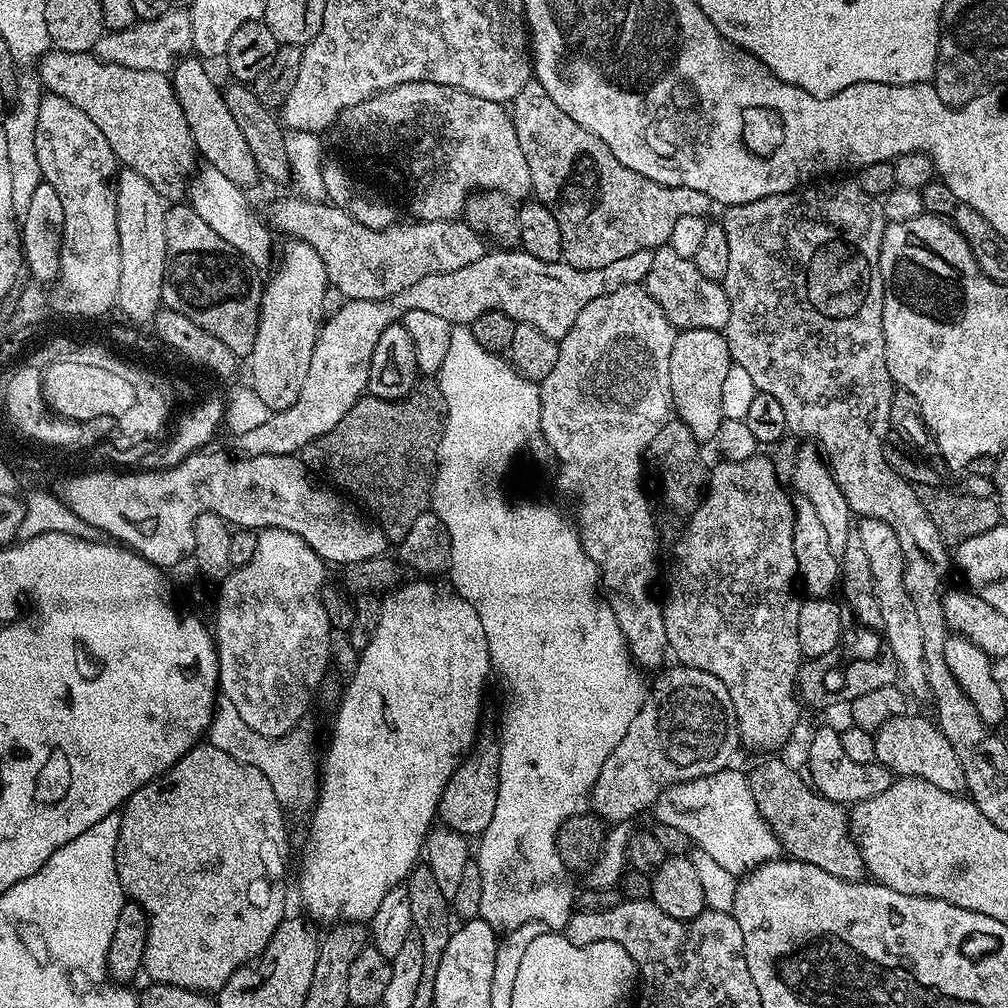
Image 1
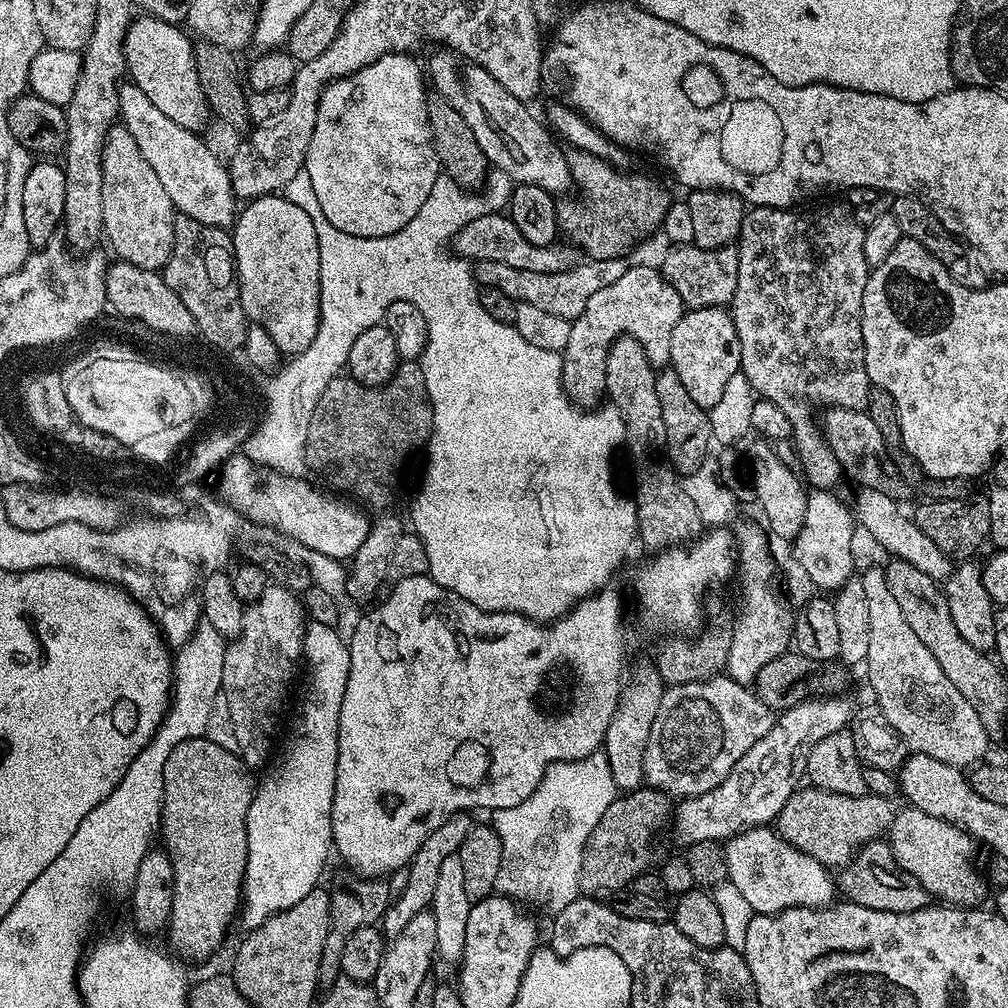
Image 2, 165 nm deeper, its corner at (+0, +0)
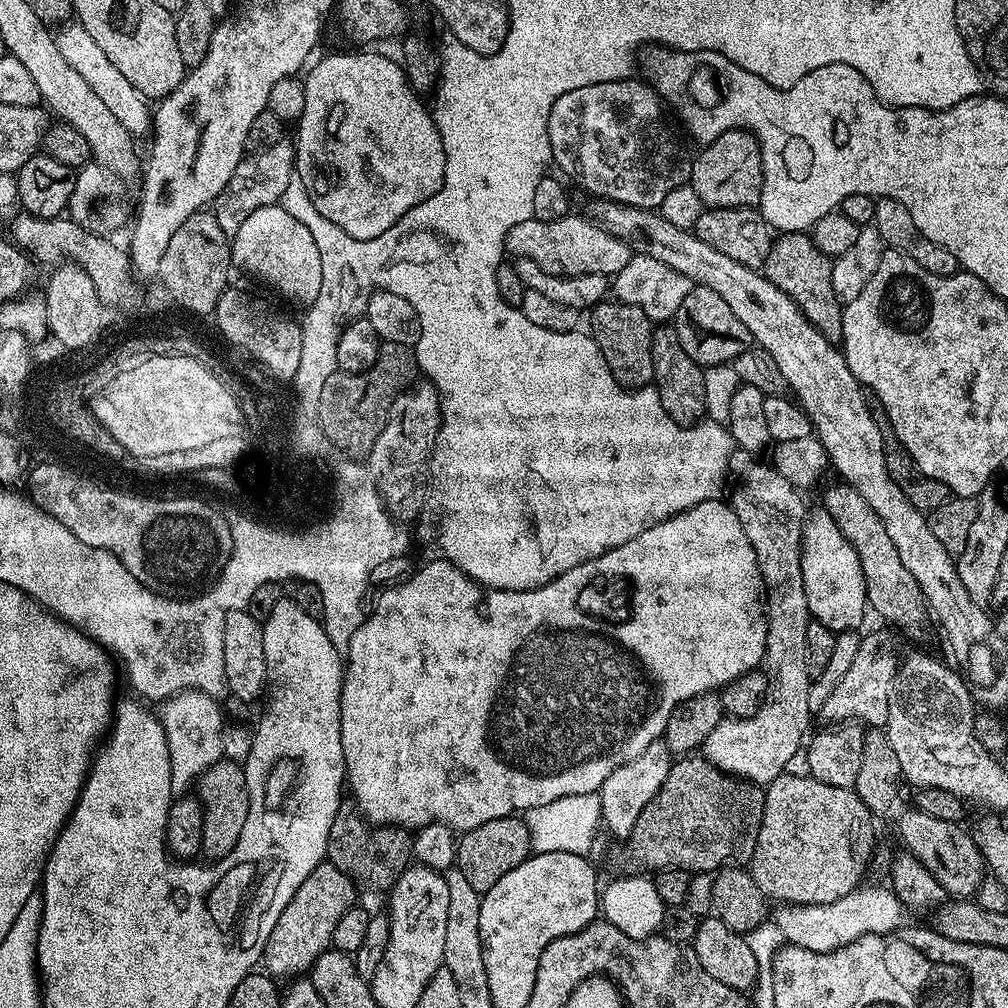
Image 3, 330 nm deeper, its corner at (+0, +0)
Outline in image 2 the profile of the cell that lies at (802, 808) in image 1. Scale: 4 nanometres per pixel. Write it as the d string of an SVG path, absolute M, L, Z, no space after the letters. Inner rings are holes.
M884 838L862 845L853 859L839 869L838 884L843 891L844 888L848 891L847 899L851 903L870 906L870 910L913 912L919 908L927 908L930 904L930 895L922 886L922 882L918 882L914 874L906 874L906 870L898 866L892 846Z

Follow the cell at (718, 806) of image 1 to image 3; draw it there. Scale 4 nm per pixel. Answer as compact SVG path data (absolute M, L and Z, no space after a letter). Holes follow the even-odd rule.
M860 886L854 892L822 905L789 904L776 909L774 923L782 930L787 943L814 950L833 952L863 936L887 936L901 927L900 919L906 916L906 909L900 904L891 887L866 888Z

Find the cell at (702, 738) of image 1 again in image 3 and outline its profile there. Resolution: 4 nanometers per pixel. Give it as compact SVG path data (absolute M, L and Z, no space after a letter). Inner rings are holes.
M764 462L764 464L750 465L741 474L740 481L737 482L736 489L733 490L732 497L730 497L734 514L738 518L738 522L742 522L742 530L746 530L746 538L750 538L750 546L754 546L754 554L758 558L758 570L762 574L764 583L764 598L768 609L768 633L766 634L768 693L758 714L741 720L721 719L720 724L714 726L714 730L710 730L710 736L704 740L702 756L719 772L725 772L727 776L735 776L737 780L747 782L749 785L765 786L785 773L786 762L805 743L806 737L809 735L808 719L813 719L814 716L807 701L810 673L806 634L810 615L807 608L806 590L803 586L802 558L800 557L806 521L804 500L800 496L803 495L797 488L790 486L790 482L786 482L786 478L782 478L782 474L778 474L778 470L773 468L771 463Z

